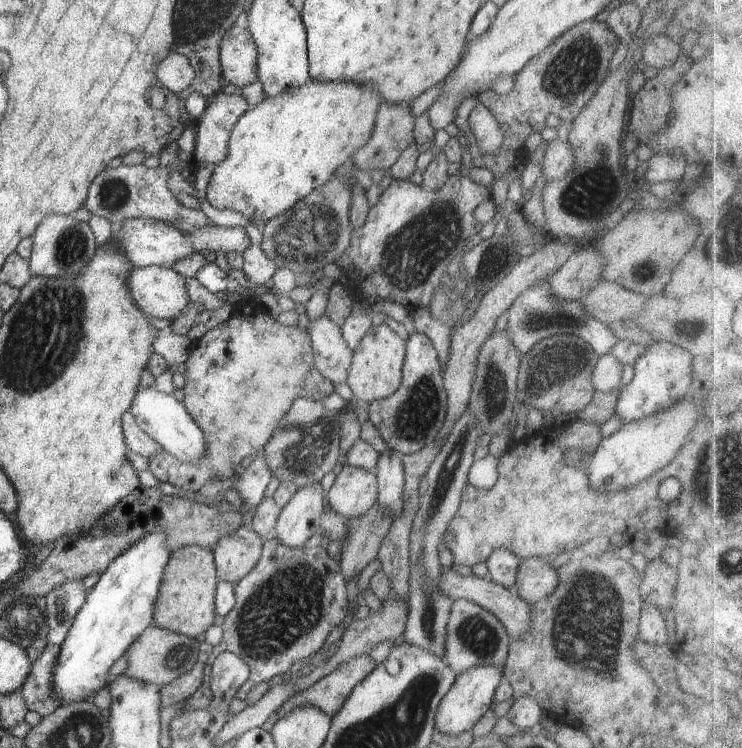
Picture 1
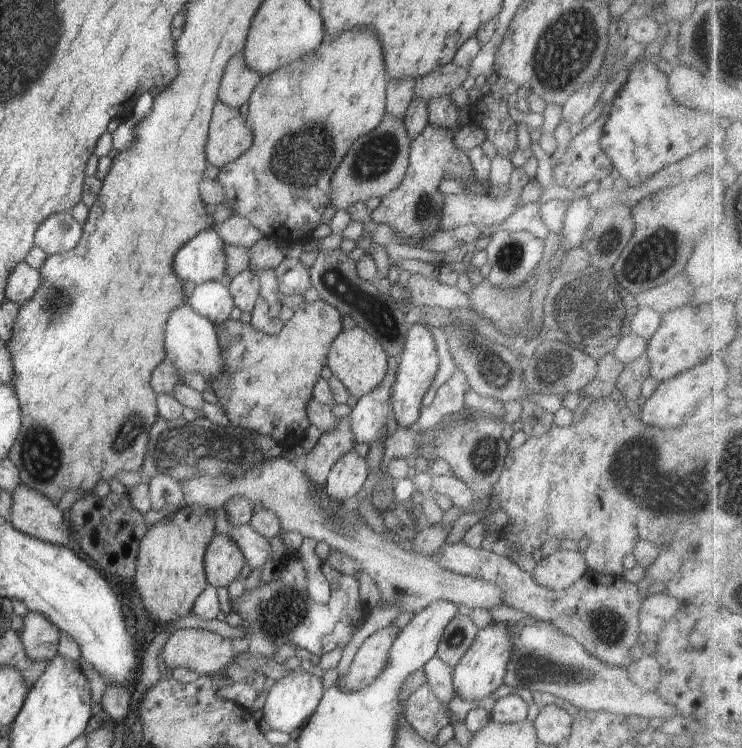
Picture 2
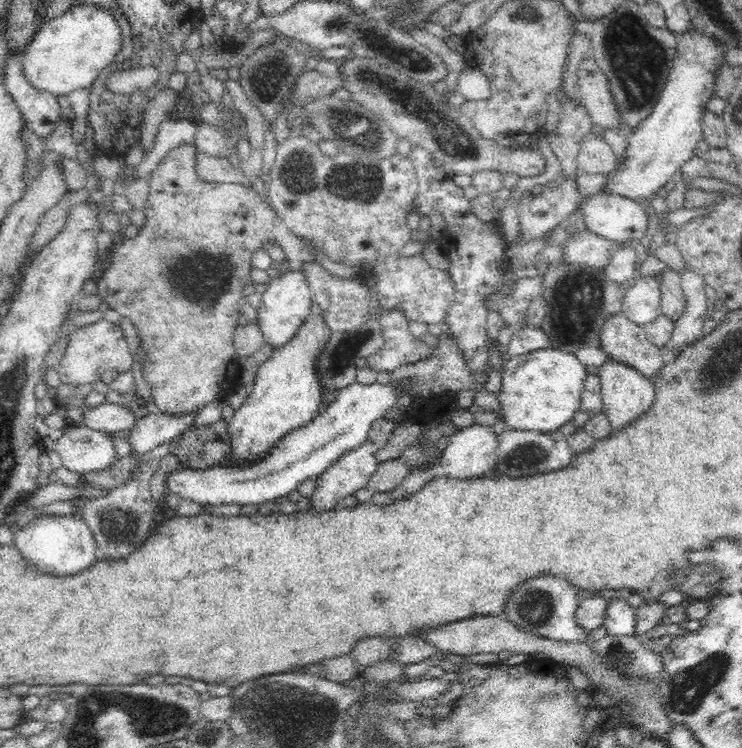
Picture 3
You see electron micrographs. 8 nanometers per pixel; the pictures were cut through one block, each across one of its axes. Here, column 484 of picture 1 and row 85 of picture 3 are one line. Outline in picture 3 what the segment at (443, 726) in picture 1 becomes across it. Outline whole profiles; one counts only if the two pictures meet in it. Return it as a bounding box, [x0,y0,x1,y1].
[603,29,725,200]

